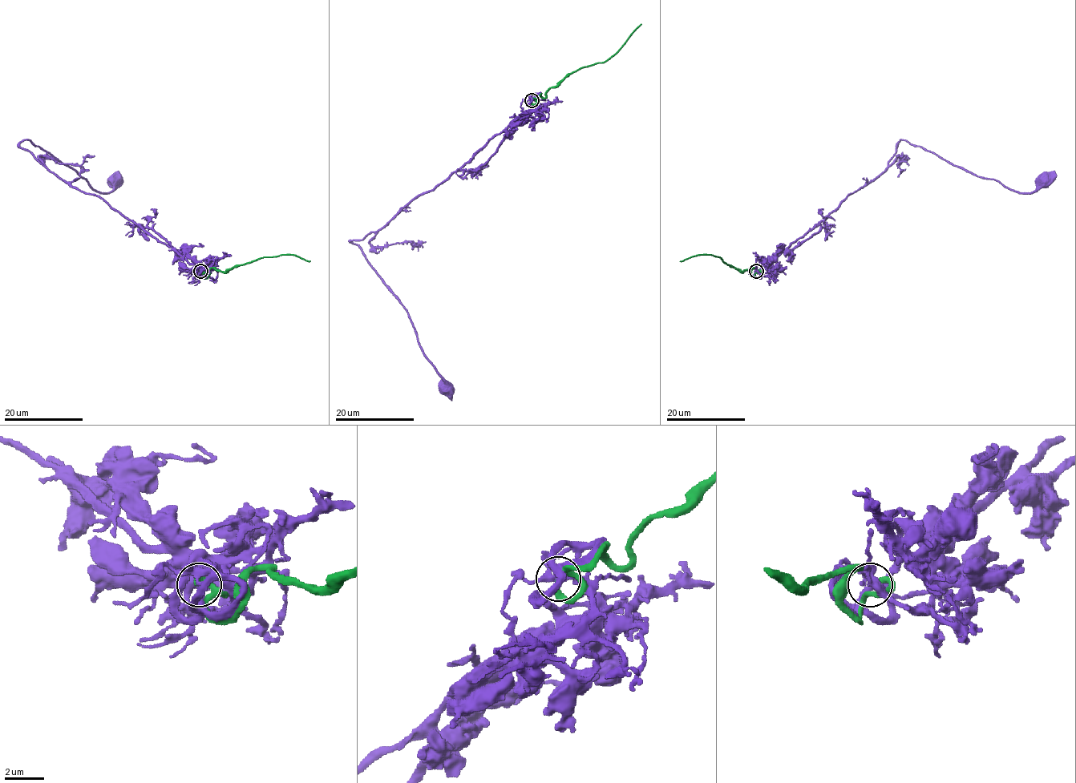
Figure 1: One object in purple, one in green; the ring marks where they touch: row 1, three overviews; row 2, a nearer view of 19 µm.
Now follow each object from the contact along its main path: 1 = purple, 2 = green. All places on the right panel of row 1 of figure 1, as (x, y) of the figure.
1: (755, 271), (771, 271), (771, 263), (789, 245), (882, 172), (901, 140), (1019, 192), (1033, 192), (1045, 180)
2: (756, 271), (760, 271), (753, 277), (753, 268), (741, 272), (713, 255), (694, 255), (679, 261)

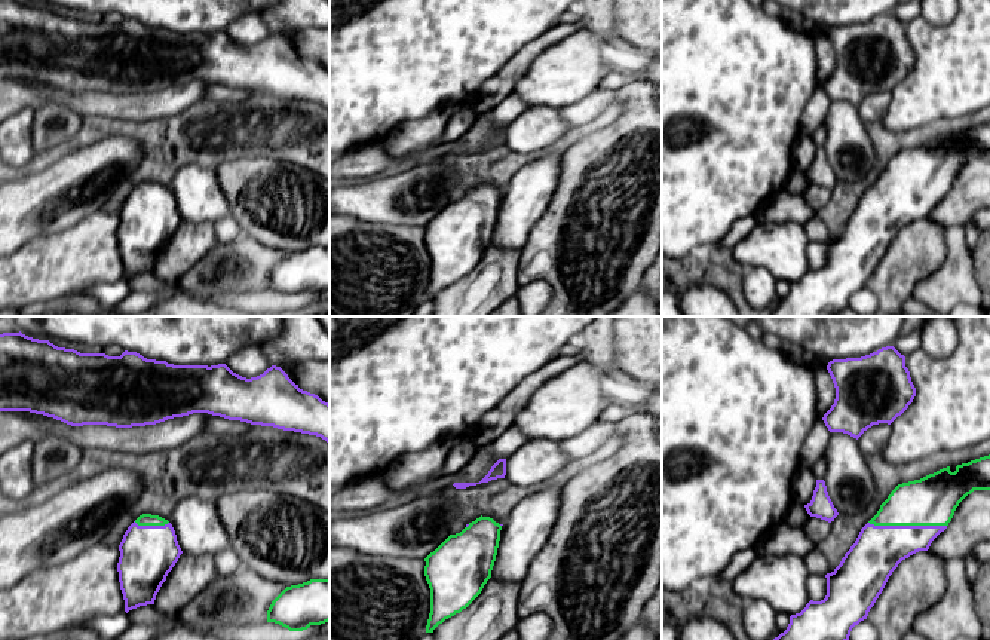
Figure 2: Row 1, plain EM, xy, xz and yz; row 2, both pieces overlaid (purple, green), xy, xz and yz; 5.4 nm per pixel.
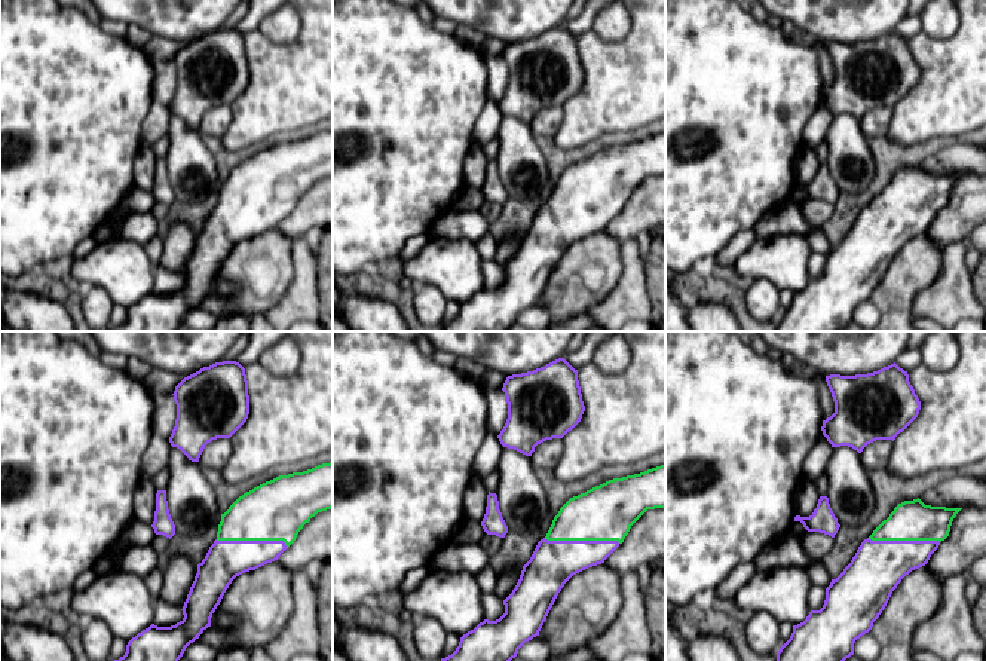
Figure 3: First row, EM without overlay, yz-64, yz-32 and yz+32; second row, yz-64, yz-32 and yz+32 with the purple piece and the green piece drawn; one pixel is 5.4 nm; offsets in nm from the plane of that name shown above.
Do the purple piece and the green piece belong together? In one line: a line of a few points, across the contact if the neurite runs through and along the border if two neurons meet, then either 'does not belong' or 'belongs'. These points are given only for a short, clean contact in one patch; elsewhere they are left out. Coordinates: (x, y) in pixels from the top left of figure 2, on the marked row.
belongs

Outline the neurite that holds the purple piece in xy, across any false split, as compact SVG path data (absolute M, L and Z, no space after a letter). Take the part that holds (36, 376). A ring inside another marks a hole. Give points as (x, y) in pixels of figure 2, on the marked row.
M21 331L0 334L0 411L30 411L71 426L116 428L156 425L193 413L208 413L229 420L316 435L330 444L330 404L300 389L281 367L272 365L263 374L246 379L233 373L226 364L174 365L128 350L120 356L80 353L74 349L58 347L49 340L28 337Z

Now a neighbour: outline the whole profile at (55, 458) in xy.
M53 435L43 438L36 448L31 466L36 487L70 474L82 457L82 450L76 444Z

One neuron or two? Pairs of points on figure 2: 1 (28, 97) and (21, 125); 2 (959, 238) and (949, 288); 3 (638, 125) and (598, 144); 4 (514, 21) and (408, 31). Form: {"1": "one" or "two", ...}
{"1": "two", "2": "one", "3": "one", "4": "one"}

